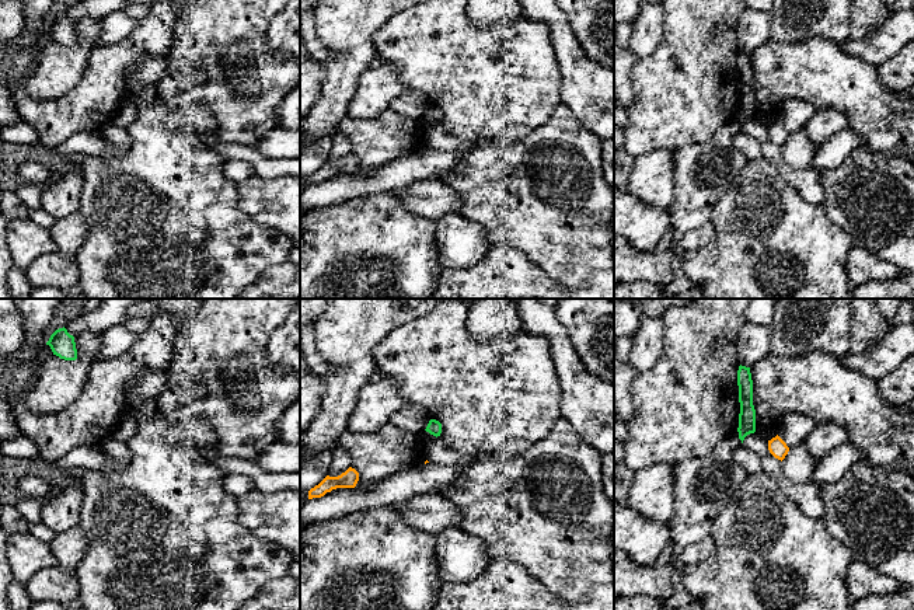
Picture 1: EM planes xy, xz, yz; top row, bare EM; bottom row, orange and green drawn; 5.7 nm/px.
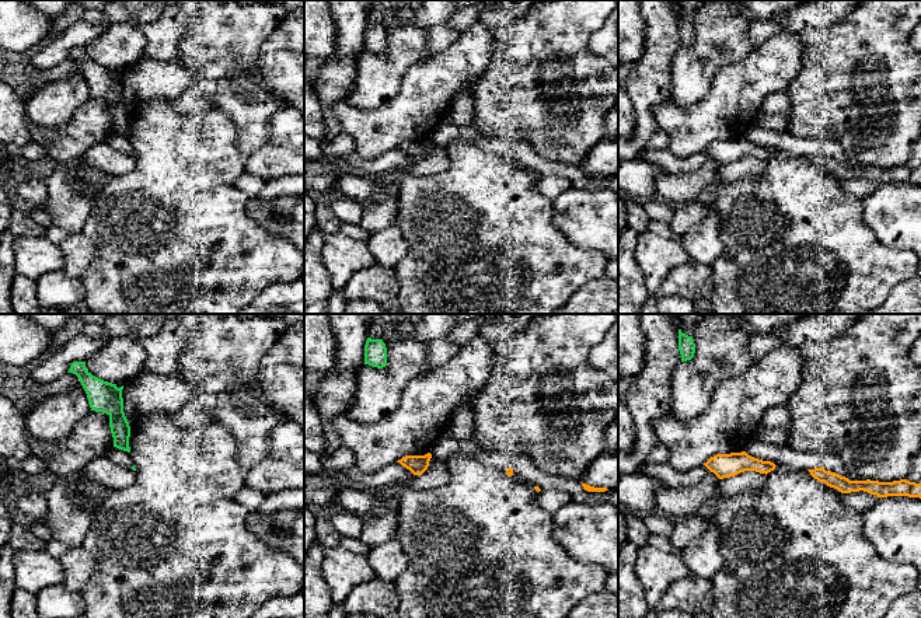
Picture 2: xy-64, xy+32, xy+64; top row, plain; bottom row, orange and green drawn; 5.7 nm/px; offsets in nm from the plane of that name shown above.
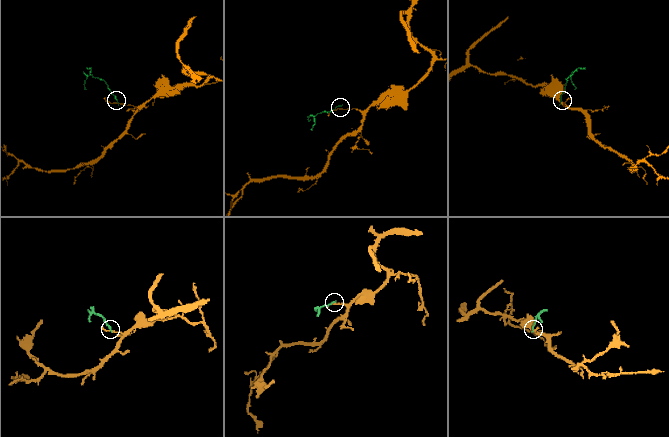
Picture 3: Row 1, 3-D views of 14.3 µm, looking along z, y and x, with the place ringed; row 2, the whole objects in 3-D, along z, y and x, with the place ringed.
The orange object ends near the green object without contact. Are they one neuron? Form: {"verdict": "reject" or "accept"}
{"verdict": "reject"}

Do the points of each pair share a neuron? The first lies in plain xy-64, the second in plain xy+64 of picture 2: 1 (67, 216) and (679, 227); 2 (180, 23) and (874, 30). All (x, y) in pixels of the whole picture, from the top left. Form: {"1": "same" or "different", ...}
{"1": "same", "2": "different"}

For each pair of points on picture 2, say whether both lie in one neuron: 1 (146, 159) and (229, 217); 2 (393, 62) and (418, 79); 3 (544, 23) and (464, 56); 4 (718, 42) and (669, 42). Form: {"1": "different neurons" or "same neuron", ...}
{"1": "same neuron", "2": "different neurons", "3": "different neurons", "4": "different neurons"}

